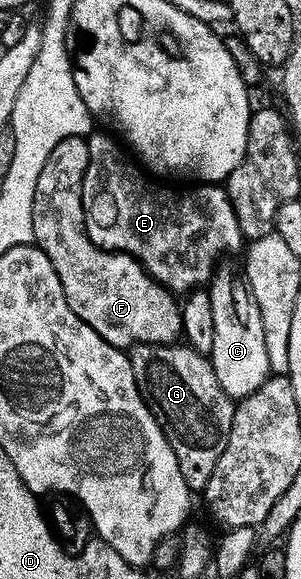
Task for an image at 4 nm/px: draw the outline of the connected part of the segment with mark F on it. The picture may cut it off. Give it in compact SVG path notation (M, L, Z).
M70 136L57 142L53 154L45 158L33 198L35 244L53 262L53 270L57 270L73 314L97 330L102 340L120 350L131 350L134 344L174 345L183 331L180 301L156 282L132 256L108 252L87 237L81 202L86 165L87 141L81 136Z

